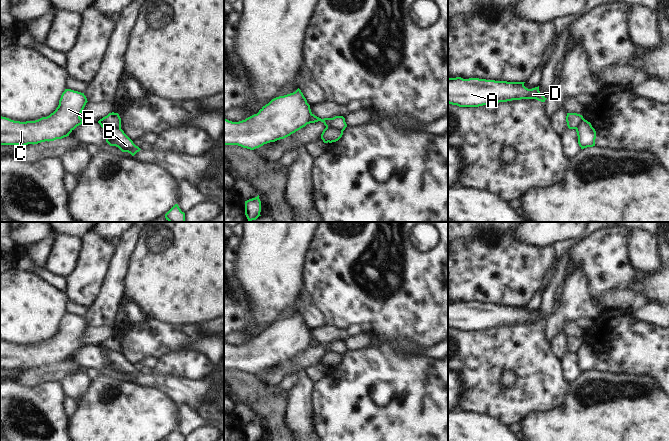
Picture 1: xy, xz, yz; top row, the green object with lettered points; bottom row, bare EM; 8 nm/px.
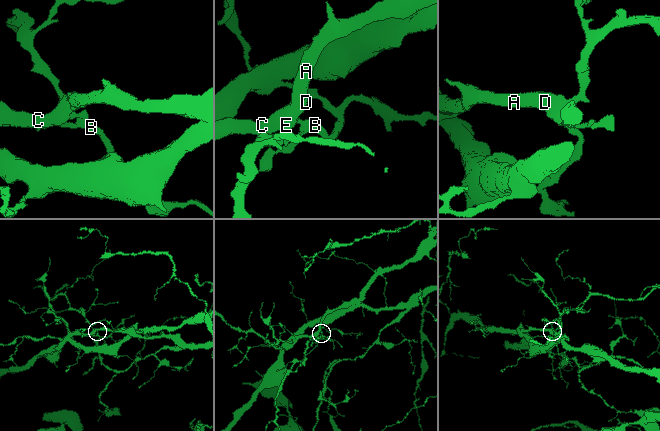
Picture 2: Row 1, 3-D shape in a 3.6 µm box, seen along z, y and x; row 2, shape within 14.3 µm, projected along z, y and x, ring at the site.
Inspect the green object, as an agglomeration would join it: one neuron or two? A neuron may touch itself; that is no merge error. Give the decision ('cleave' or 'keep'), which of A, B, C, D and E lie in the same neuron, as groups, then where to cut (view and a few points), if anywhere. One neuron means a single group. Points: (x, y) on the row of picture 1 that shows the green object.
cleave | A C D E / B | xy (99, 120), (104, 125), (120, 129)

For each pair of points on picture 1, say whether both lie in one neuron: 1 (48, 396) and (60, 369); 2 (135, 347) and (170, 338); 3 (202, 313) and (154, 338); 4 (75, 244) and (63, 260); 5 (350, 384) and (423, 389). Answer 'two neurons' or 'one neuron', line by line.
1: two neurons
2: one neuron
3: two neurons
4: one neuron
5: one neuron

